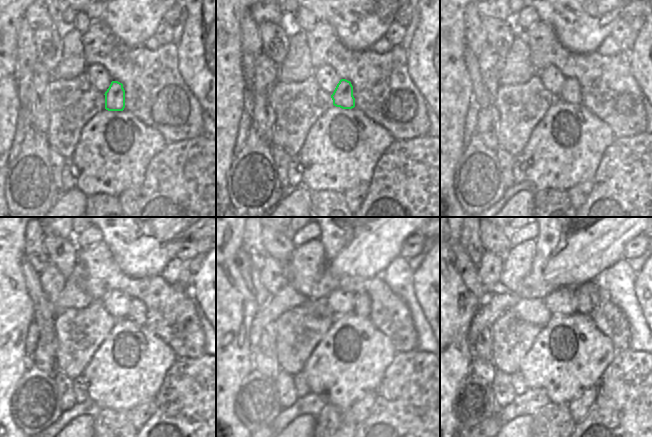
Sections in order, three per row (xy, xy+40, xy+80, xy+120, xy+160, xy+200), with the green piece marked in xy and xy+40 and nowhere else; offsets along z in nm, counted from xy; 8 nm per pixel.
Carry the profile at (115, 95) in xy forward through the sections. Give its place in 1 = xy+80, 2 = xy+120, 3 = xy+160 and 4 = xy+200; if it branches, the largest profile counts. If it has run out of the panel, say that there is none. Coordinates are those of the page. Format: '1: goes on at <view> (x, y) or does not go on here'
1: goes on at xy+80 (570, 92)
2: goes on at xy+120 (137, 311)
3: goes on at xy+160 (362, 306)
4: goes on at xy+200 (586, 295)

